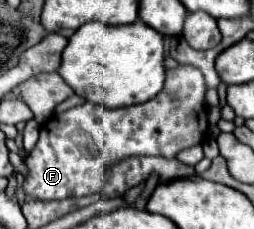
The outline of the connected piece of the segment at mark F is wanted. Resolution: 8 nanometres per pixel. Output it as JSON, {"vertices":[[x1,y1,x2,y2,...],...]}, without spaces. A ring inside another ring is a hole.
{"vertices":[[178,65,176,69,166,69,166,87,162,87,162,91,154,99,142,105,106,109,96,103,84,103,50,117,46,123,40,125,40,139,36,147,30,151,30,157,26,159,26,167,30,169,30,175,24,181,24,191,34,199,42,199,42,201,84,197,84,195,100,193,104,185,106,169,112,163,122,161,124,157,162,155,162,157,174,159,178,151,194,147,202,143,202,139,206,137,208,119,206,119,204,95,206,95,206,85,204,85,202,73,196,67]]}

